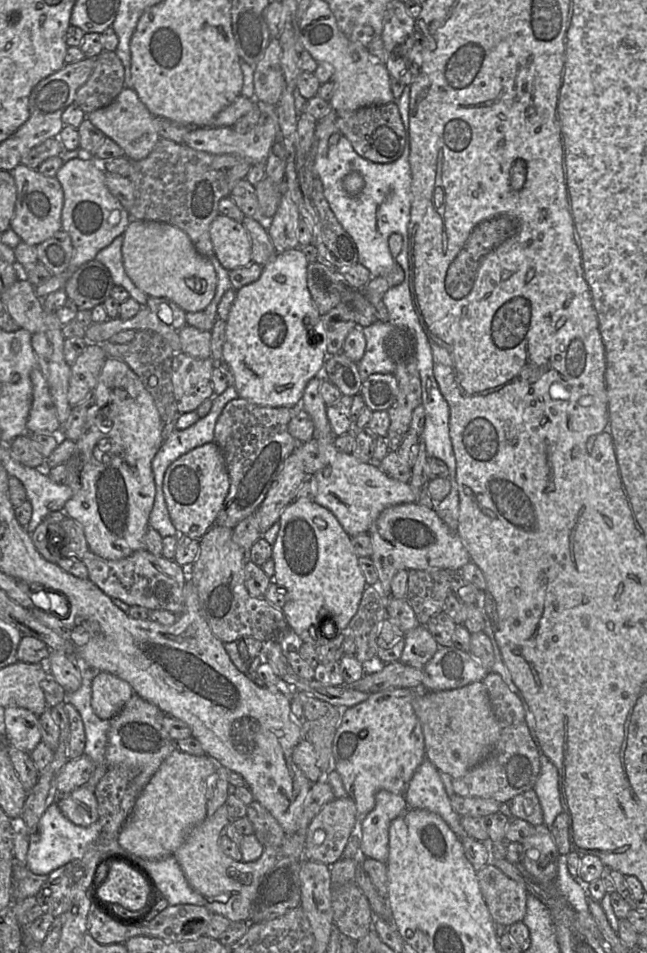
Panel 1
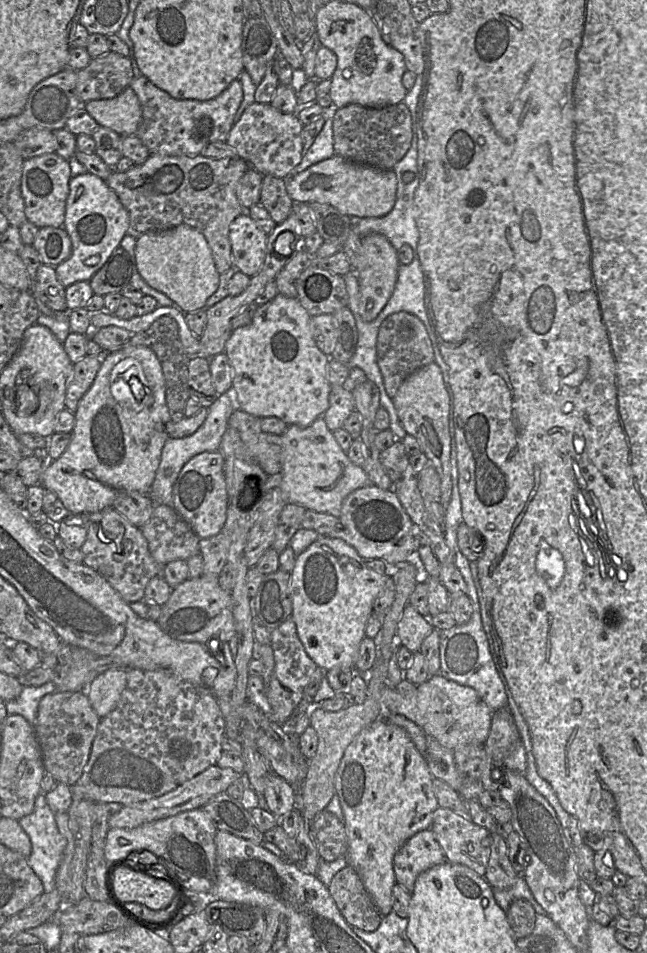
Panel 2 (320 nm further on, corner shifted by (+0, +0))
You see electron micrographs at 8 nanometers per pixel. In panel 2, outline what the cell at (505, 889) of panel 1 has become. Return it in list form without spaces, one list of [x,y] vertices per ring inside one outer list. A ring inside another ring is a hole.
[[[496,831],[491,832],[489,836],[490,856],[483,877],[493,889],[505,890],[515,883],[518,874],[510,863],[506,839]]]

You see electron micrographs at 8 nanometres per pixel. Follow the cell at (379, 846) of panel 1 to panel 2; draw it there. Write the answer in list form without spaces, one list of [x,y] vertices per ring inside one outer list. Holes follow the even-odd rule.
[[[432,830],[420,831],[407,840],[394,856],[396,883],[412,893],[419,874],[446,861]]]

